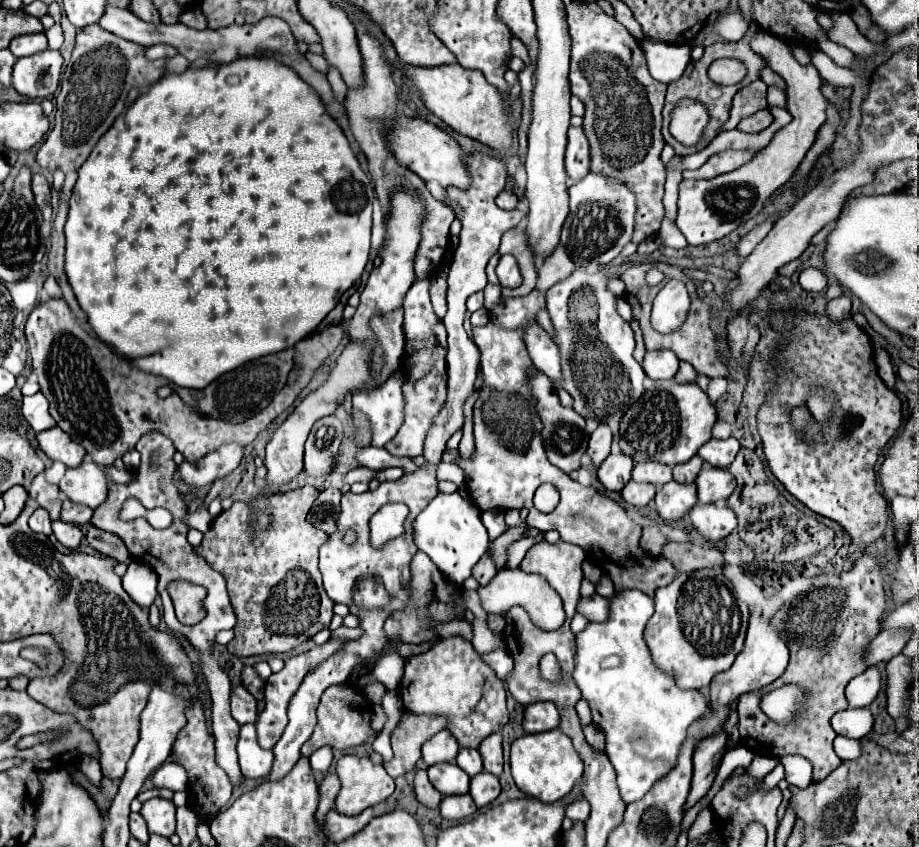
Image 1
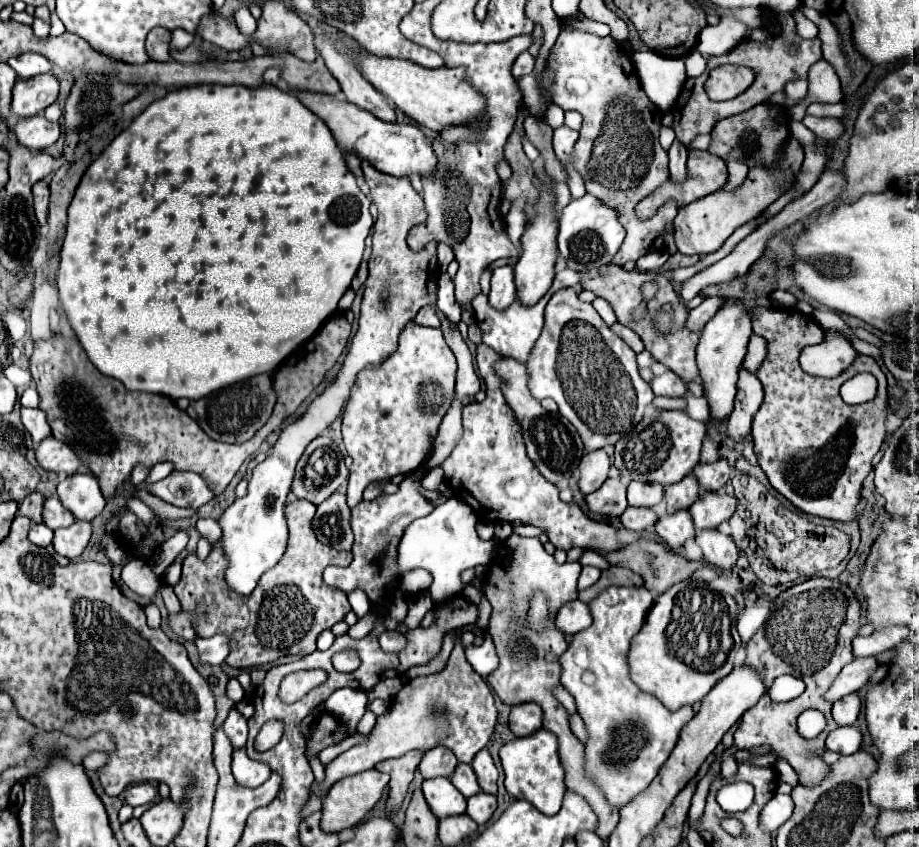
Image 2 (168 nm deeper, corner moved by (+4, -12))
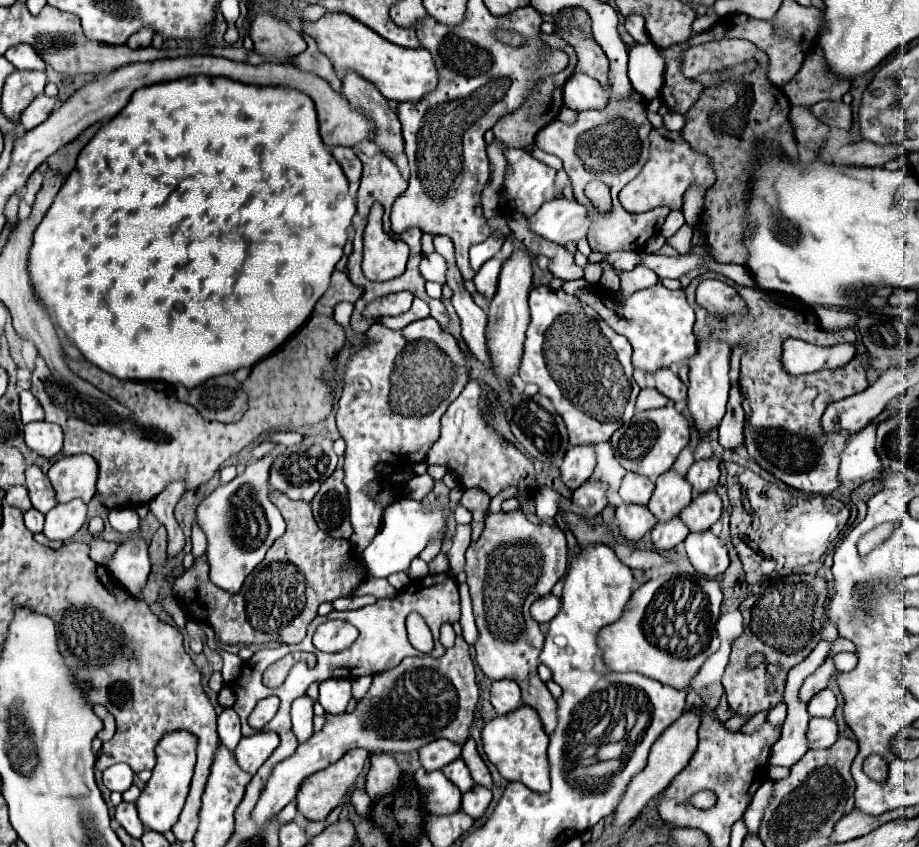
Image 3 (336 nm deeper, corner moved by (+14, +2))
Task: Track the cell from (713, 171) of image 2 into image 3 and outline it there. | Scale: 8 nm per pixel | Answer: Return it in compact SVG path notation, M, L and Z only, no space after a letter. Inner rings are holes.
M652 128L650 132L650 160L644 164L642 172L628 182L620 192L620 202L630 212L648 212L658 206L668 206L670 210L682 210L684 192L692 184L710 188L714 184L714 170L706 156L694 152L680 132L670 132L666 128Z

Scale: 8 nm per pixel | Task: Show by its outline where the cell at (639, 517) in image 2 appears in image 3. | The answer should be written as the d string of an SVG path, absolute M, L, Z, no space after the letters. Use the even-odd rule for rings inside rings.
M620 504L616 508L616 518L620 524L620 534L630 542L638 542L656 524L656 518L648 512L648 508L636 504Z

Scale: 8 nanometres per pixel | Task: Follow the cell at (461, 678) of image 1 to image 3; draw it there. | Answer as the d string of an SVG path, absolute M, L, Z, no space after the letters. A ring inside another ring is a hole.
M456 636L456 644L440 658L406 658L392 670L372 678L366 698L356 702L354 712L324 714L326 724L302 742L294 756L282 760L266 780L262 794L252 810L256 824L266 824L288 802L296 798L302 780L318 770L340 760L348 750L364 748L368 752L412 752L438 738L462 742L468 738L468 728L478 702L478 684L468 644Z

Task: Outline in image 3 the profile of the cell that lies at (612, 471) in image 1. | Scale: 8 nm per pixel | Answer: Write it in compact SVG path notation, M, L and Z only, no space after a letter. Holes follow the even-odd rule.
M590 478L588 482L584 482L580 488L576 488L572 492L572 504L580 506L582 516L586 520L590 520L596 514L600 514L602 508L608 504L606 502L606 490L608 490L608 484Z

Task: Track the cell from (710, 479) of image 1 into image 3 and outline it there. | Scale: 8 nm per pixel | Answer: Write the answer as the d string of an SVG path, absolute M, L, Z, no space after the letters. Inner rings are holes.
M714 490L696 496L682 512L680 520L690 528L690 532L704 532L720 518L722 502Z

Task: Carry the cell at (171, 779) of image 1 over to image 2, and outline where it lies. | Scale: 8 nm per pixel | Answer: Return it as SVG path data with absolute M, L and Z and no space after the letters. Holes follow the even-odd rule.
M136 784L126 790L126 802L130 806L140 806L140 804L150 804L158 796L158 786L156 784Z

